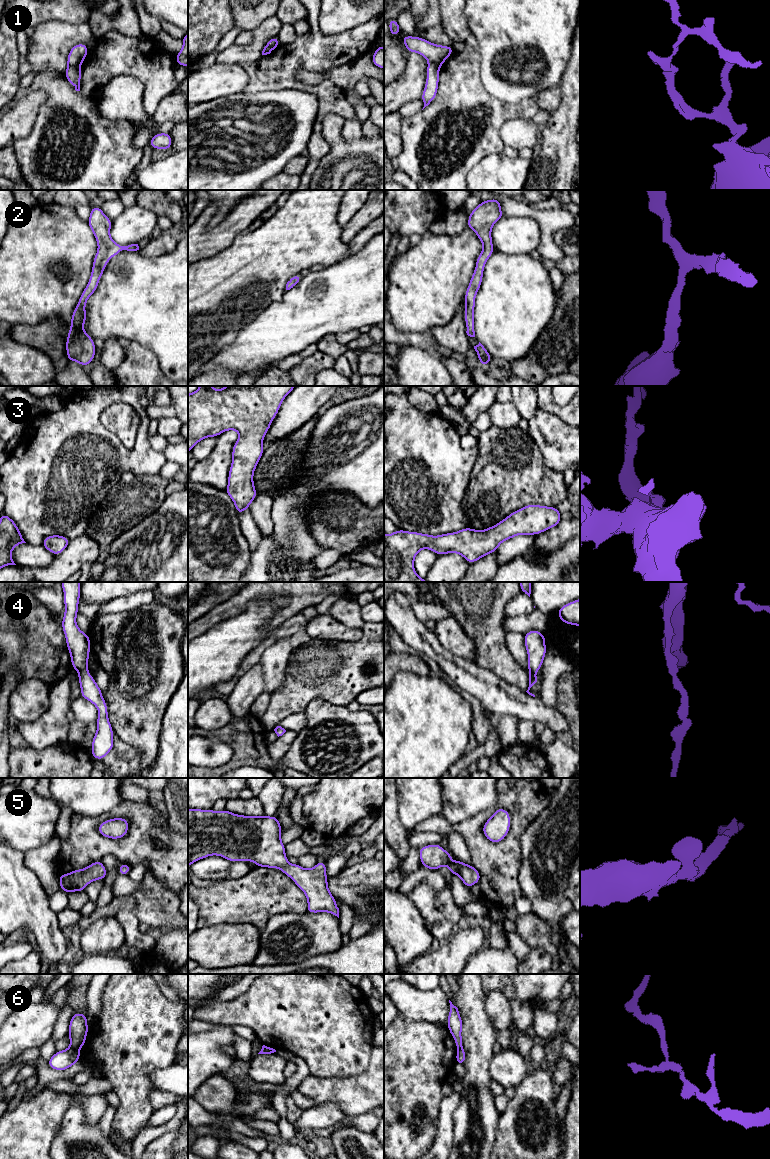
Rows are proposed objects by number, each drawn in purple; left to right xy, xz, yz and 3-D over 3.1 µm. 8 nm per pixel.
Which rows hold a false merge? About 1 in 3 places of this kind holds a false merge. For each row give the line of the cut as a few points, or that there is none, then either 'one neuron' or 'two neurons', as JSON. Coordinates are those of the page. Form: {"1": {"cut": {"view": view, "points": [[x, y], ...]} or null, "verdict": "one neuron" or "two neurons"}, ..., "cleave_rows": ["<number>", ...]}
{"1": {"cut": {"view": "xy", "points": [[68, 65], [79, 66]]}, "verdict": "two neurons"}, "2": {"cut": null, "verdict": "one neuron"}, "3": {"cut": null, "verdict": "one neuron"}, "4": {"cut": null, "verdict": "one neuron"}, "5": {"cut": null, "verdict": "one neuron"}, "6": {"cut": {"view": "xy", "points": [[70, 1046], [77, 1050]]}, "verdict": "two neurons"}, "cleave_rows": ["1", "6"]}

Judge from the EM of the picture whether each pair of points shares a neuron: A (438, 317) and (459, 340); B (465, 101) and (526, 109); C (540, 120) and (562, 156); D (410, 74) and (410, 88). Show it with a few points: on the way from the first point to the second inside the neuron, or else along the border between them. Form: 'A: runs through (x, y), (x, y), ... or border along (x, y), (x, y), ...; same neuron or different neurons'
A: border along (459, 310), (447, 323), (436, 325), (431, 330); different neurons
B: runs through (480, 102), (484, 102), (495, 110), (511, 110); same neuron
C: border along (550, 113), (547, 121), (541, 127); different neurons
D: runs through (410, 77), (410, 85); same neuron

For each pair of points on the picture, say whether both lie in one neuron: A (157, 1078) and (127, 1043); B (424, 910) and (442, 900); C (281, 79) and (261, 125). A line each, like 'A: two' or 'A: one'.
A: two
B: two
C: two

